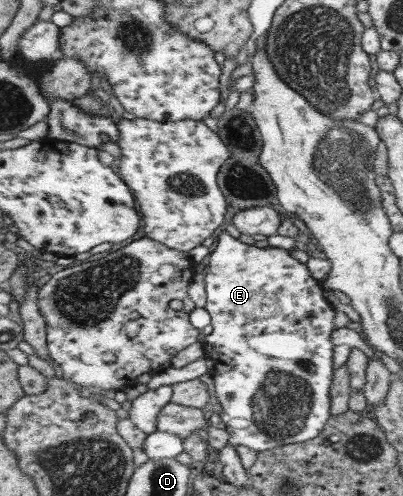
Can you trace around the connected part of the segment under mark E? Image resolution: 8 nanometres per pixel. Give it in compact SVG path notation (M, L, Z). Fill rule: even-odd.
M220 229L217 234L218 244L210 254L210 263L205 274L207 284L207 305L205 309L211 316L211 323L203 340L204 356L212 363L212 375L214 378L216 399L222 406L220 417L230 431L230 445L244 445L254 450L257 454L266 450L274 450L284 445L310 441L324 432L327 422L331 421L332 415L332 386L334 385L335 372L334 364L334 342L332 334L336 330L336 310L324 296L324 285L310 274L306 263L299 262L290 254L291 250L263 247L244 244L238 238L228 234L225 229Z

